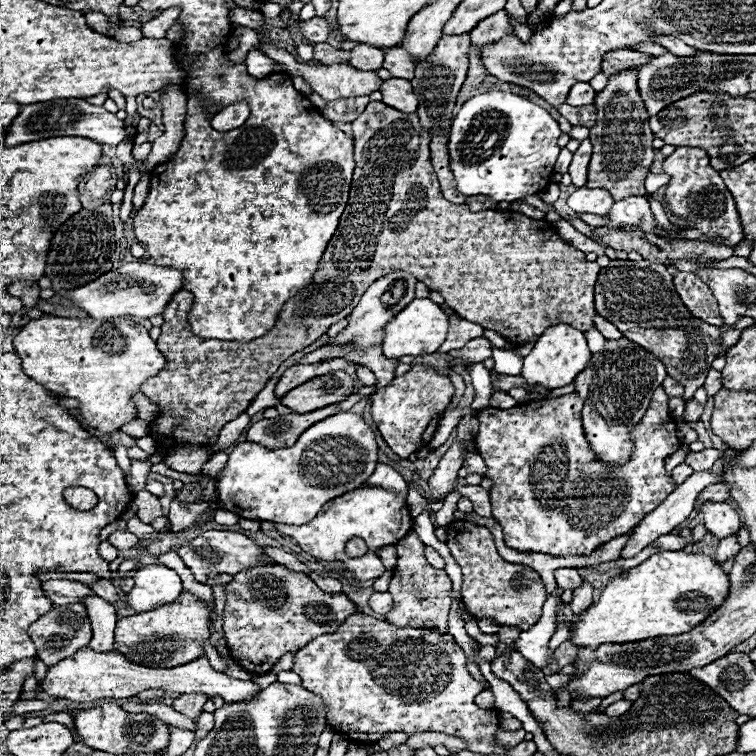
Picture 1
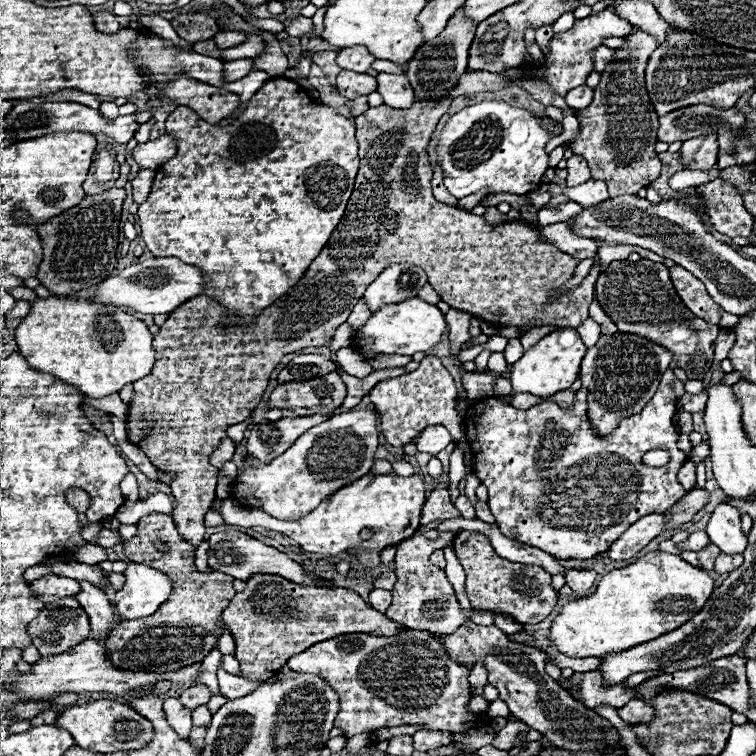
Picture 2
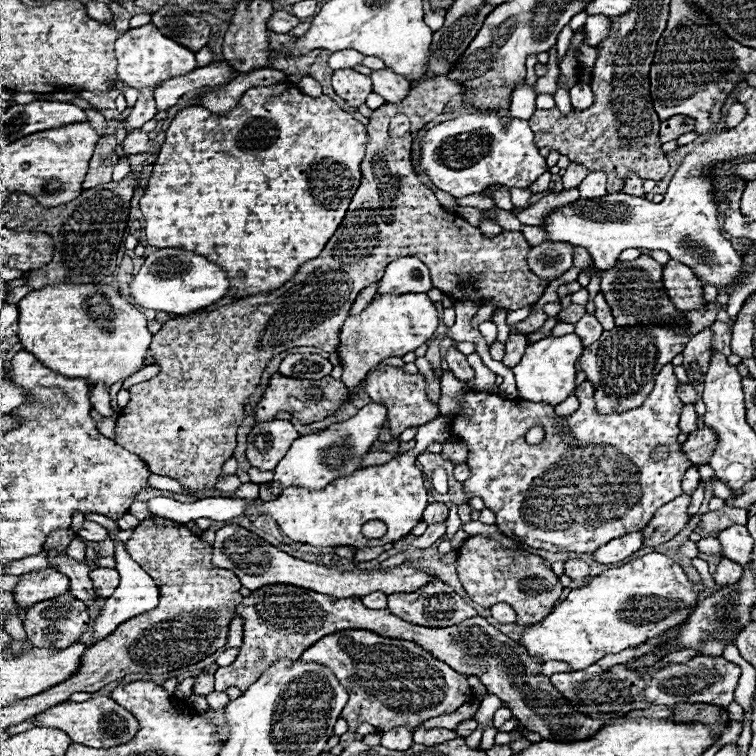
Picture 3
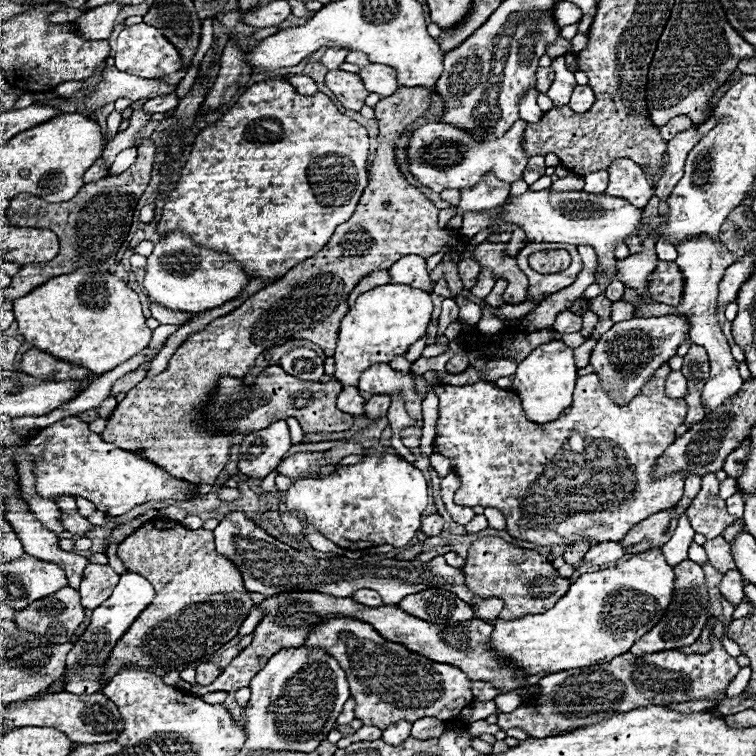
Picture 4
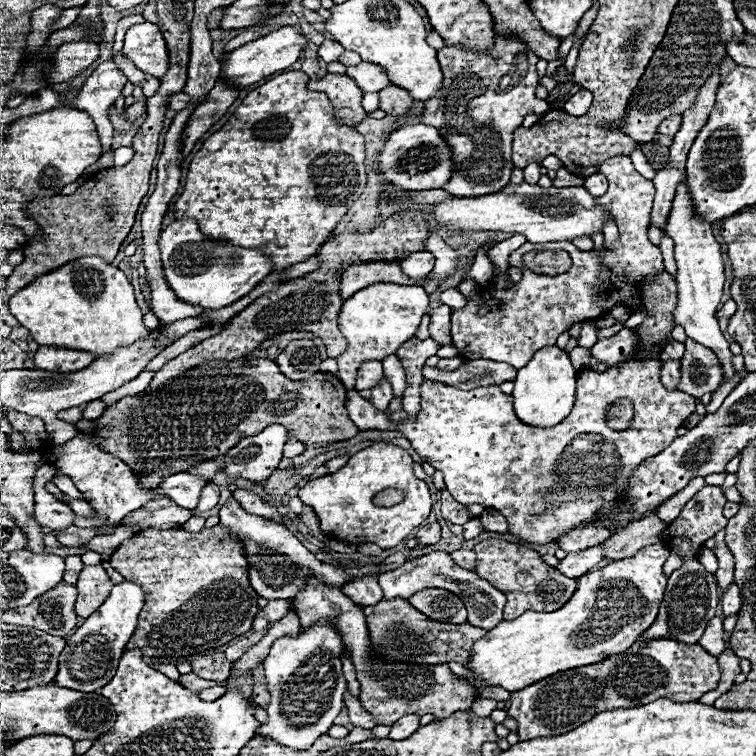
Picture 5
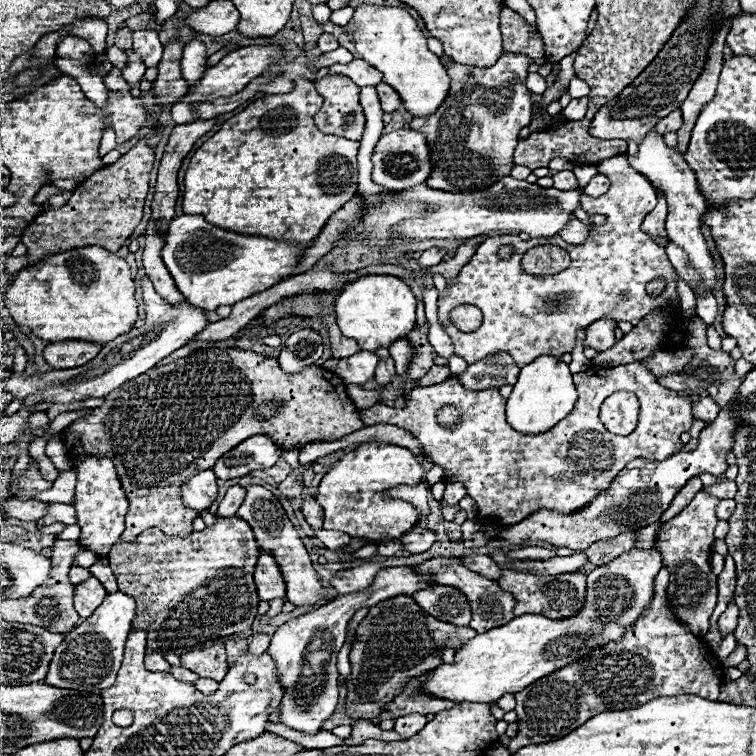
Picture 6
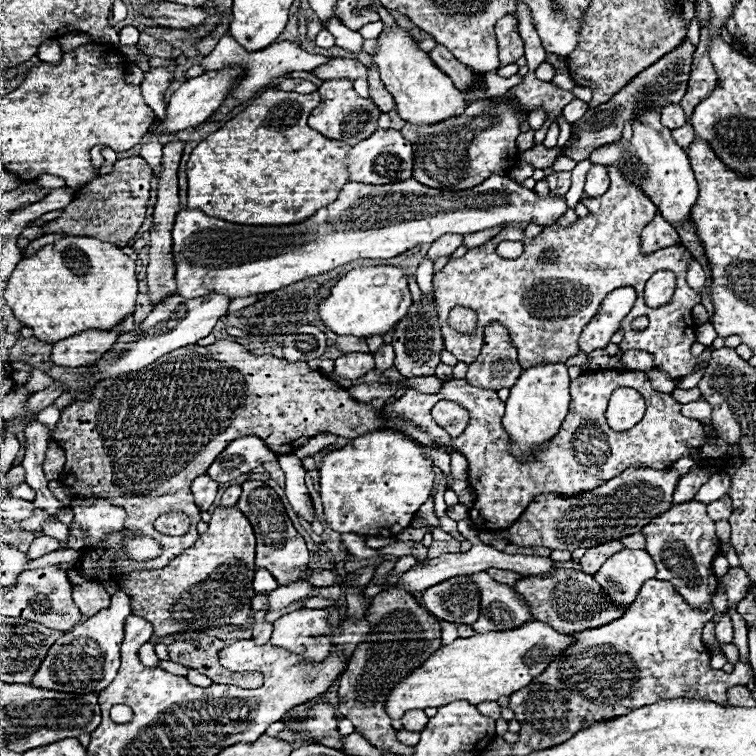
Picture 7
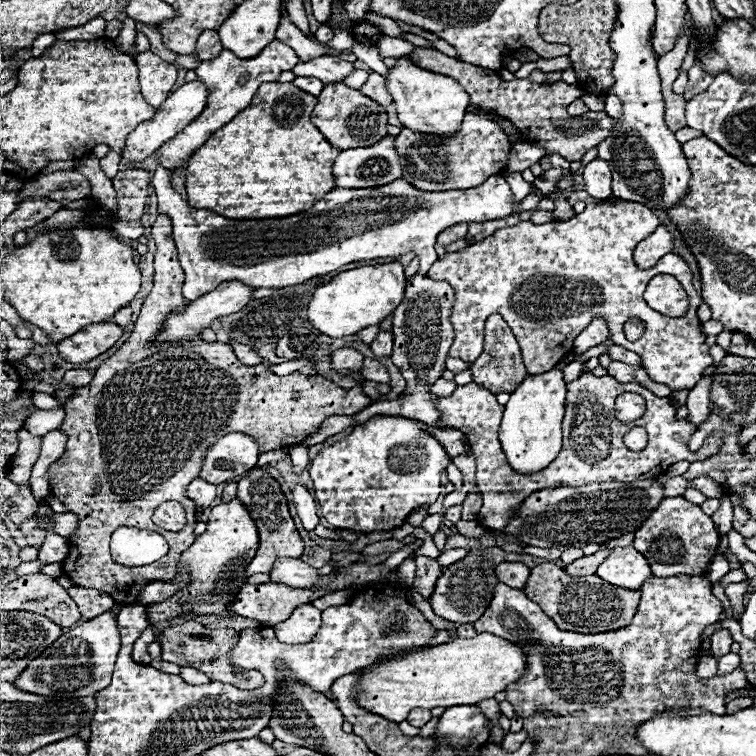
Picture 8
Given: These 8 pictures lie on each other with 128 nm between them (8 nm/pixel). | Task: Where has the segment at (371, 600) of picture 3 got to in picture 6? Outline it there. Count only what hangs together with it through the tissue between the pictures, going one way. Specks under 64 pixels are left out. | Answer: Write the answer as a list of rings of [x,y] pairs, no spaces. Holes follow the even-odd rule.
[[[366,562],[358,568],[340,570],[330,578],[330,584],[338,590],[338,594],[352,594],[360,590],[368,590],[380,570],[384,570],[384,562]]]

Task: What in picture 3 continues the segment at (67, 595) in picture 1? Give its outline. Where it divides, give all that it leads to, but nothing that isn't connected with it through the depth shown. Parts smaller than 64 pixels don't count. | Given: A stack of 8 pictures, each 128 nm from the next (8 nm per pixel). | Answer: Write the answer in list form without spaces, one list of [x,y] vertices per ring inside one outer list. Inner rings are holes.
[[[36,570],[22,574],[22,580],[16,584],[12,592],[20,606],[34,606],[36,602],[68,594],[68,590],[70,582],[58,570]]]

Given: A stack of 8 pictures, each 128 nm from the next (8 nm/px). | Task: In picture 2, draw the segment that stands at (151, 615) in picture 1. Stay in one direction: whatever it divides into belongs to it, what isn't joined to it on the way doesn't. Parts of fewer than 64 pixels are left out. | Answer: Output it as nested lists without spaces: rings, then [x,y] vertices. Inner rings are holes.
[[[160,512],[142,516],[142,520],[138,522],[138,534],[132,540],[124,542],[124,554],[132,562],[142,562],[168,574],[170,580],[174,582],[174,594],[170,594],[166,604],[162,604],[152,616],[128,622],[124,620],[110,632],[110,638],[106,640],[104,646],[112,662],[122,670],[150,670],[150,672],[178,670],[182,666],[188,666],[190,662],[202,662],[216,642],[214,638],[216,618],[228,606],[228,600],[236,594],[236,590],[232,588],[232,578],[228,578],[222,572],[200,574],[194,566],[194,546],[190,546],[178,536],[172,516]],[[156,540],[164,540],[170,546],[170,550],[166,554],[158,552],[154,548]],[[148,650],[180,650],[180,652],[148,652]]]

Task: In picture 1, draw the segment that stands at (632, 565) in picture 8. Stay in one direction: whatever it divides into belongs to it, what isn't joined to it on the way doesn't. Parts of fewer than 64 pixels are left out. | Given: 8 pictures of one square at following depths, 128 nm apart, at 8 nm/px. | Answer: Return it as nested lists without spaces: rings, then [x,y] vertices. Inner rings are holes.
[[[684,550],[676,552],[660,552],[652,554],[640,566],[632,568],[626,578],[614,576],[610,584],[604,588],[600,600],[590,606],[590,610],[582,614],[574,614],[568,622],[574,628],[570,640],[576,646],[600,646],[602,642],[634,642],[642,638],[656,636],[678,636],[686,634],[704,622],[716,608],[720,608],[728,596],[730,580],[728,574],[706,554],[686,554]]]

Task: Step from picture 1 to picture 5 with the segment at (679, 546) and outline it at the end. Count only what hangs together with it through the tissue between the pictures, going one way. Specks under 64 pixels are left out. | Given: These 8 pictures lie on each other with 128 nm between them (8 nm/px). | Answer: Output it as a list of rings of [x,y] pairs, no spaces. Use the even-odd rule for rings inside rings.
[[[725,529],[720,530],[714,538],[716,538],[717,545],[713,552],[718,560],[718,570],[714,576],[720,588],[726,590],[726,586],[730,586],[730,582],[734,580],[734,560],[725,543]]]

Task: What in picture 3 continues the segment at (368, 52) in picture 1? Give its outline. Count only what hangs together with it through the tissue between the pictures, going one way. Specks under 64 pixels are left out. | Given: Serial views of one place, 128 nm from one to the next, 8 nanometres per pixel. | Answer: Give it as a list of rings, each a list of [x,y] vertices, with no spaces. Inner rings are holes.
[[[340,50],[330,56],[328,66],[332,70],[344,70],[344,68],[354,68],[354,66],[362,64],[362,60],[364,60],[364,54],[358,50]]]

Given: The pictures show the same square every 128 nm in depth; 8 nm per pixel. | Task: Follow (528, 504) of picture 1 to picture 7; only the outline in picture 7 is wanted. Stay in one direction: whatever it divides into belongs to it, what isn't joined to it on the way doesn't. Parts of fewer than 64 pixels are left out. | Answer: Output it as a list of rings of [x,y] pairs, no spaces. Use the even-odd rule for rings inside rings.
[[[592,370],[592,372],[584,372],[582,376],[578,376],[576,380],[572,380],[570,384],[570,394],[572,394],[572,402],[570,402],[570,412],[566,416],[566,420],[562,422],[558,434],[546,442],[546,446],[542,446],[534,458],[528,460],[520,460],[516,456],[512,456],[510,452],[510,436],[506,434],[506,430],[502,428],[502,416],[504,416],[504,402],[496,396],[494,390],[482,390],[482,388],[474,388],[470,386],[466,380],[448,380],[442,384],[440,392],[436,394],[422,394],[418,390],[408,388],[404,392],[402,398],[398,398],[394,404],[386,404],[382,408],[382,414],[388,418],[402,418],[402,420],[410,420],[414,426],[418,426],[418,430],[426,432],[438,446],[448,446],[454,452],[460,452],[466,460],[468,460],[468,482],[472,484],[472,488],[476,490],[476,502],[470,508],[470,520],[474,526],[484,528],[484,530],[502,530],[512,526],[520,514],[528,508],[528,504],[534,500],[534,496],[538,494],[560,494],[560,496],[576,496],[576,494],[584,494],[590,492],[598,486],[602,486],[604,482],[608,482],[610,478],[614,478],[616,474],[620,474],[622,470],[626,470],[626,466],[650,466],[650,468],[670,468],[680,456],[690,454],[690,446],[704,446],[708,436],[702,428],[702,424],[698,420],[686,418],[682,416],[682,404],[676,402],[670,394],[658,392],[652,388],[650,380],[646,378],[644,372],[638,370]],[[616,388],[634,388],[638,390],[644,400],[646,400],[646,414],[644,418],[630,430],[626,432],[614,432],[608,428],[606,424],[606,406],[608,406],[608,398]],[[438,400],[452,400],[456,404],[460,404],[462,408],[466,408],[470,412],[470,422],[466,426],[466,430],[458,436],[458,438],[450,438],[430,416],[432,406]]]

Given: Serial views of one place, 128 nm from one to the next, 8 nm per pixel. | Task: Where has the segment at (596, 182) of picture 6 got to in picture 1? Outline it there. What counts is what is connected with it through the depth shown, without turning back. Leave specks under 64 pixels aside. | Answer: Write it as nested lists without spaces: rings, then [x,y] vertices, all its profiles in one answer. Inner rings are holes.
[[[578,188],[568,198],[568,206],[578,214],[588,212],[588,214],[606,216],[612,204],[614,204],[614,198],[610,198],[610,194],[606,194],[604,190],[590,190],[590,188]]]

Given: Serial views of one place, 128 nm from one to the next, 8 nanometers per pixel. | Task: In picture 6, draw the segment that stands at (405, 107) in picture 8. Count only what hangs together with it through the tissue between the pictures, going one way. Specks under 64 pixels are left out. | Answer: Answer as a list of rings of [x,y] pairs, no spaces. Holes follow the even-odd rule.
[[[360,4],[344,28],[344,34],[354,42],[360,58],[384,74],[382,82],[390,84],[400,94],[408,112],[426,116],[442,104],[442,98],[446,98],[450,90],[450,76],[440,58],[428,50],[426,36],[418,22],[404,8]],[[530,74],[530,78],[526,78],[526,86],[528,86],[528,90],[530,90],[532,94],[536,94],[536,96],[544,94],[544,90],[548,88],[546,80],[544,80],[540,74]]]

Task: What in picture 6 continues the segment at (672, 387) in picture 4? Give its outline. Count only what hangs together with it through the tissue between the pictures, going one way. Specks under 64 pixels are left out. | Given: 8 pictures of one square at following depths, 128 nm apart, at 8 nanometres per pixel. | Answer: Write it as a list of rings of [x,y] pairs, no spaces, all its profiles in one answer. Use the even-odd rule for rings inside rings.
[[[684,348],[678,352],[662,352],[658,350],[654,356],[646,358],[646,366],[650,366],[650,370],[654,370],[654,376],[668,376],[674,372],[682,372],[684,366],[690,362],[692,358],[692,350]]]

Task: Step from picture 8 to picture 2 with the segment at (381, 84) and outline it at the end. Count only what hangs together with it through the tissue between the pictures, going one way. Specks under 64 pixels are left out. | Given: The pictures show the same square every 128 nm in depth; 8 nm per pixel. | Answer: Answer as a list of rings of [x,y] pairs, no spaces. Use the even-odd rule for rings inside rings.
[[[542,26],[542,28],[536,28],[536,44],[540,46],[541,50],[546,53],[547,47],[550,42],[550,36],[552,36],[552,26]],[[486,70],[468,72],[460,78],[454,92],[438,102],[414,102],[410,110],[394,110],[390,106],[376,106],[366,110],[362,116],[356,118],[356,140],[358,140],[358,156],[360,156],[360,170],[354,182],[354,192],[346,206],[346,214],[330,242],[318,254],[318,258],[310,264],[302,280],[278,302],[262,310],[256,318],[252,328],[234,330],[222,328],[226,322],[226,314],[222,306],[210,302],[206,296],[196,296],[178,306],[170,312],[168,320],[160,326],[160,332],[154,336],[154,350],[156,350],[156,364],[154,370],[134,382],[134,400],[130,404],[128,414],[128,438],[132,444],[140,446],[150,462],[162,472],[174,472],[176,478],[170,484],[172,496],[176,498],[176,508],[172,512],[174,524],[182,540],[198,546],[204,540],[204,514],[208,512],[210,504],[214,502],[216,494],[216,480],[218,468],[214,468],[208,458],[216,450],[222,438],[226,438],[226,430],[232,424],[244,422],[250,412],[258,406],[272,370],[280,364],[282,354],[298,352],[306,346],[328,346],[334,330],[346,322],[348,314],[362,298],[366,286],[374,282],[374,278],[390,264],[414,264],[420,266],[428,274],[428,284],[438,292],[438,296],[456,310],[470,312],[472,316],[480,318],[498,328],[506,326],[566,326],[576,328],[588,318],[588,306],[594,300],[594,286],[600,274],[600,262],[596,262],[588,276],[582,280],[580,288],[564,294],[562,286],[574,276],[574,270],[580,260],[574,256],[560,252],[554,244],[544,242],[542,234],[536,226],[522,222],[522,220],[508,220],[502,224],[488,224],[484,216],[474,216],[462,208],[446,206],[432,196],[432,166],[428,160],[428,142],[432,132],[440,120],[440,116],[448,110],[452,98],[462,94],[486,92],[486,90],[500,90],[506,82],[514,82],[528,90],[538,102],[544,106],[556,106],[566,110],[566,102],[562,96],[550,92],[546,84],[522,82],[518,78],[508,78],[502,74],[492,74]],[[340,282],[340,284],[338,284]],[[352,282],[352,284],[350,284]],[[558,290],[560,296],[550,298],[550,294]],[[498,322],[498,324],[496,324]]]

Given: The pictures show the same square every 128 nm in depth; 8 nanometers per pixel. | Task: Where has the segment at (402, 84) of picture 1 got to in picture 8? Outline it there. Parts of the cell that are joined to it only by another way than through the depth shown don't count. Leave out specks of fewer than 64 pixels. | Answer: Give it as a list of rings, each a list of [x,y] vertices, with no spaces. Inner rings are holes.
[[[320,56],[310,62],[300,62],[292,70],[296,76],[308,76],[308,78],[318,78],[324,84],[330,82],[342,82],[348,74],[354,72],[354,64],[348,60],[342,60],[338,56]]]

